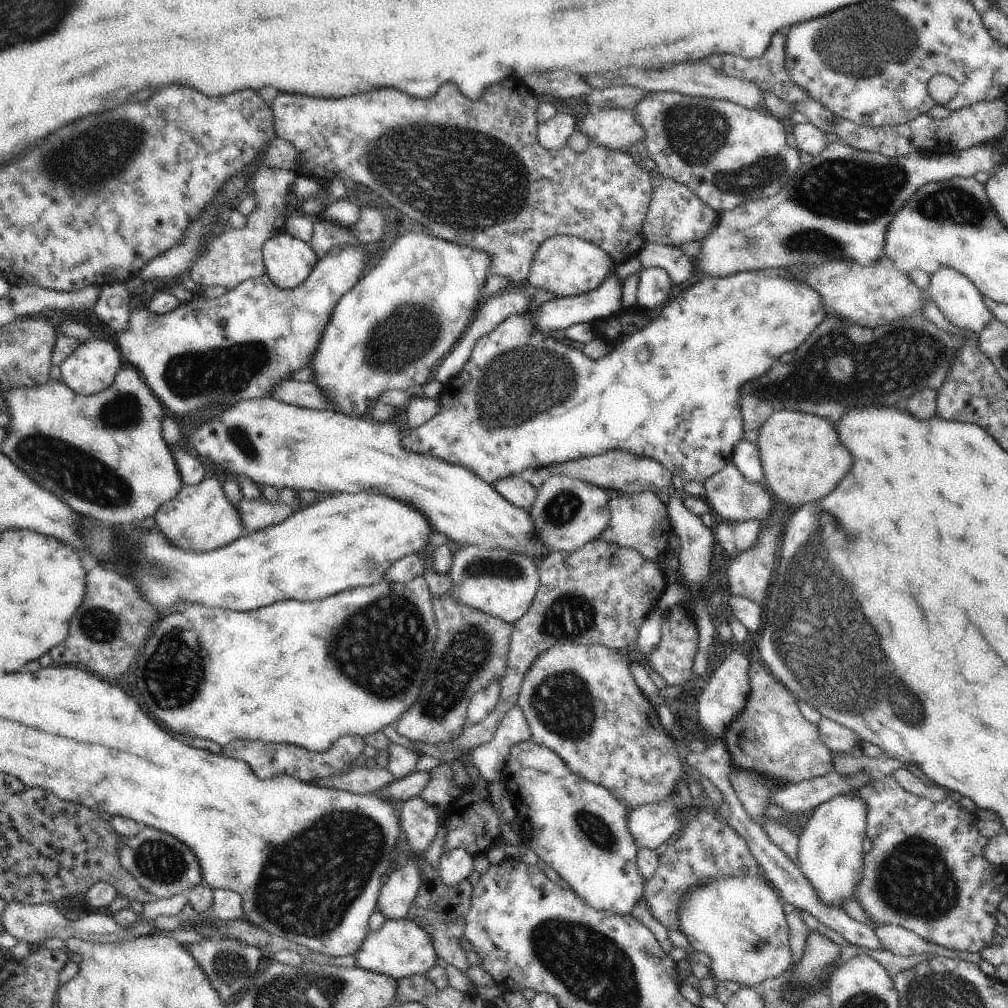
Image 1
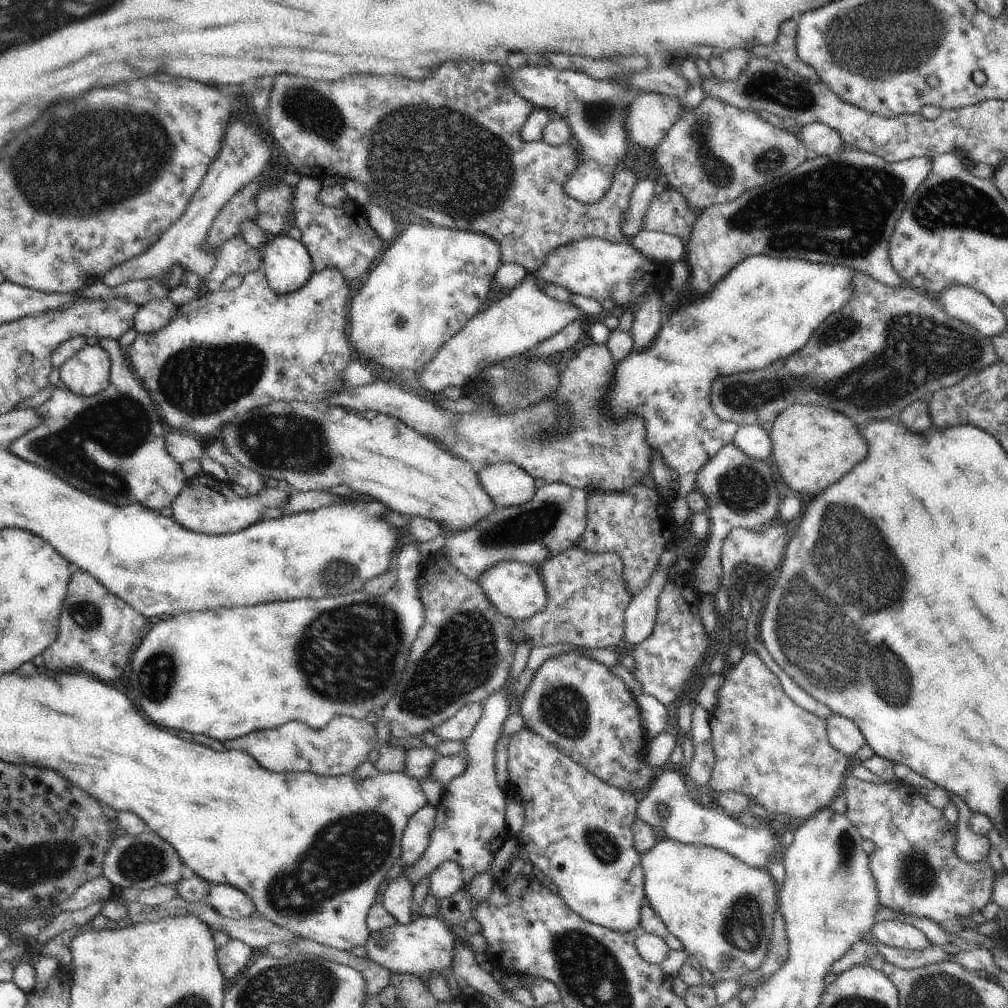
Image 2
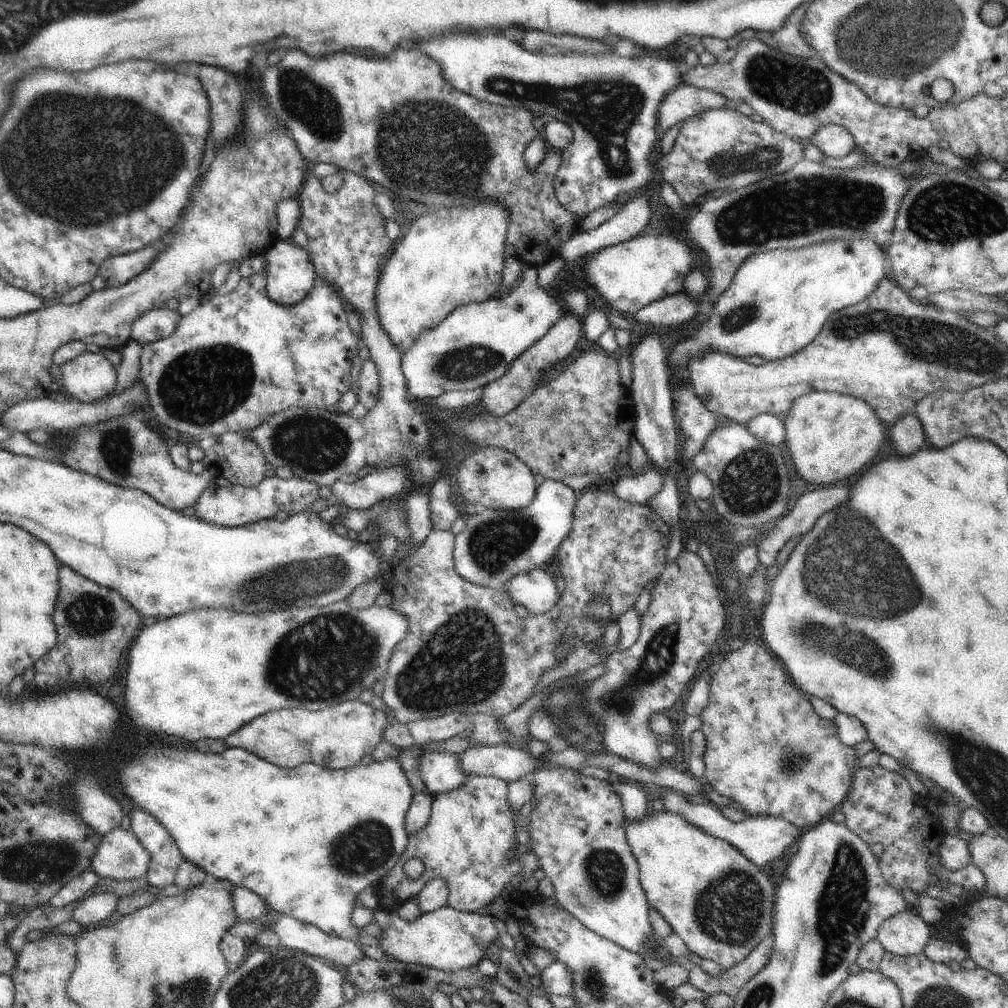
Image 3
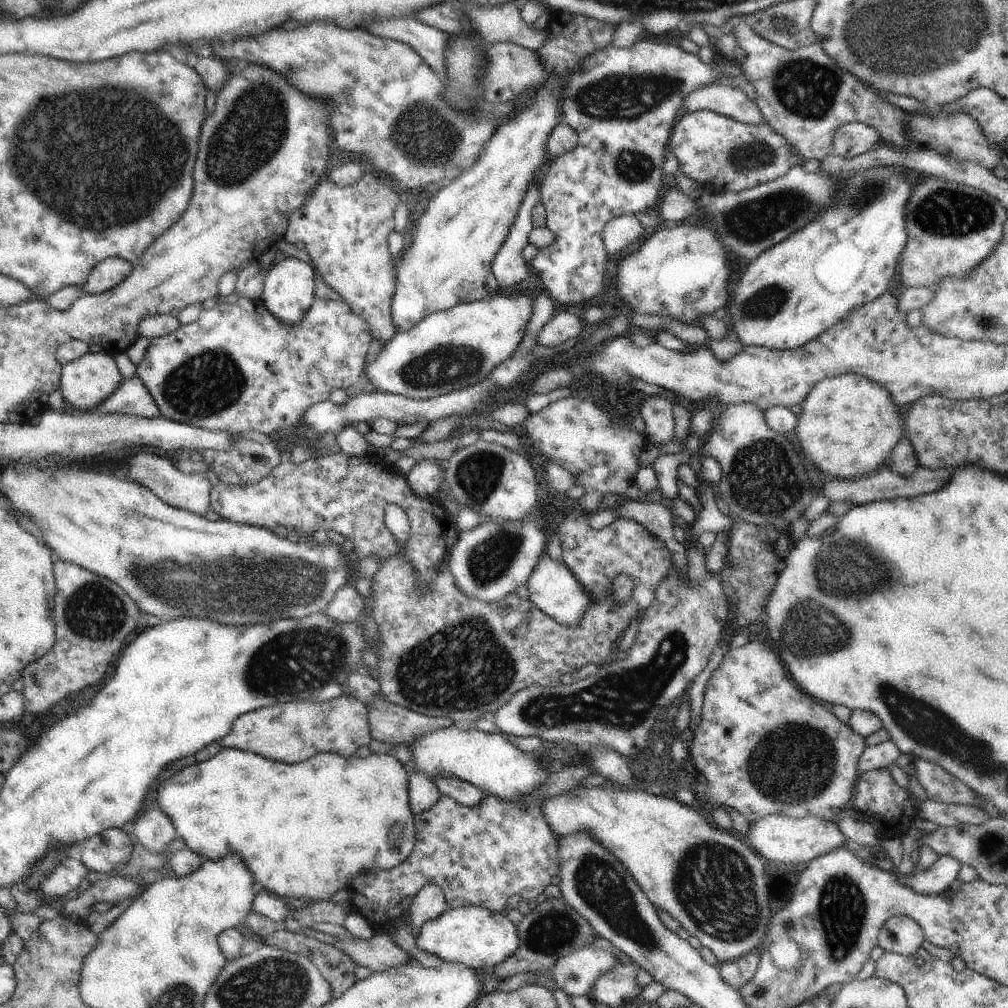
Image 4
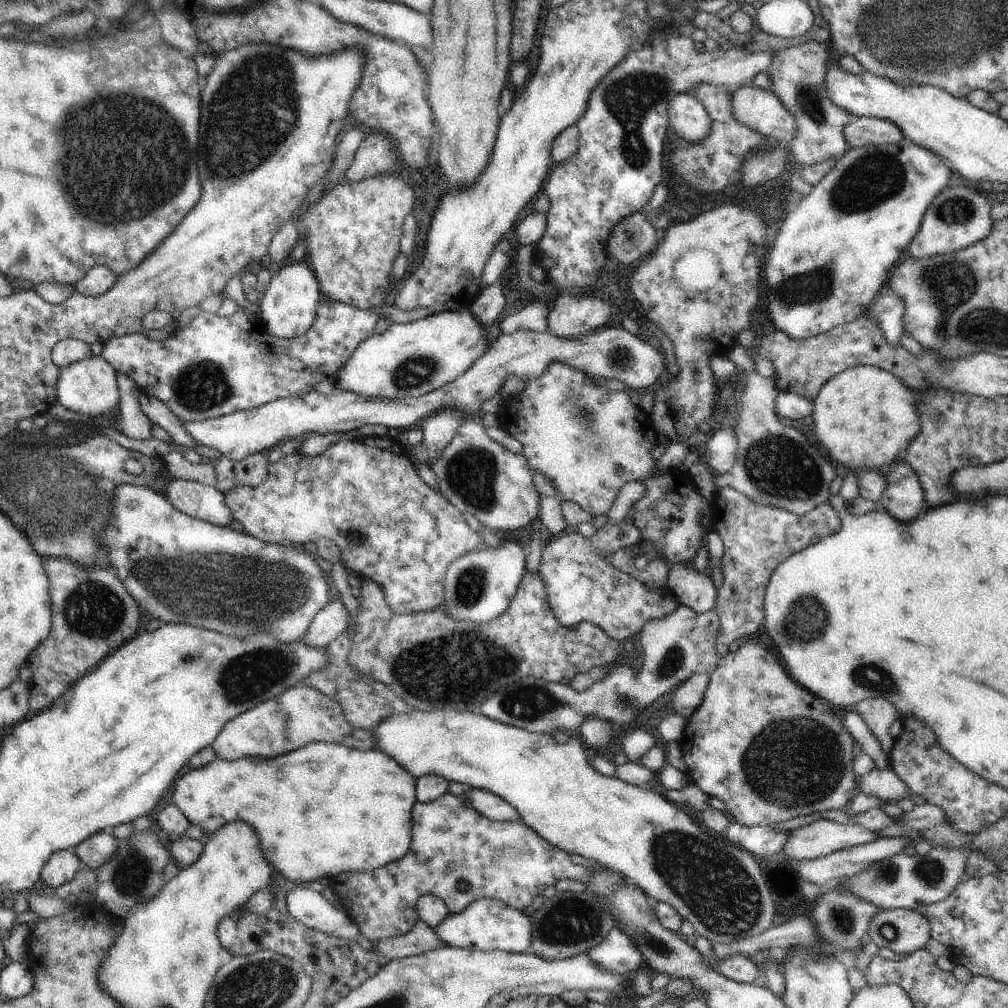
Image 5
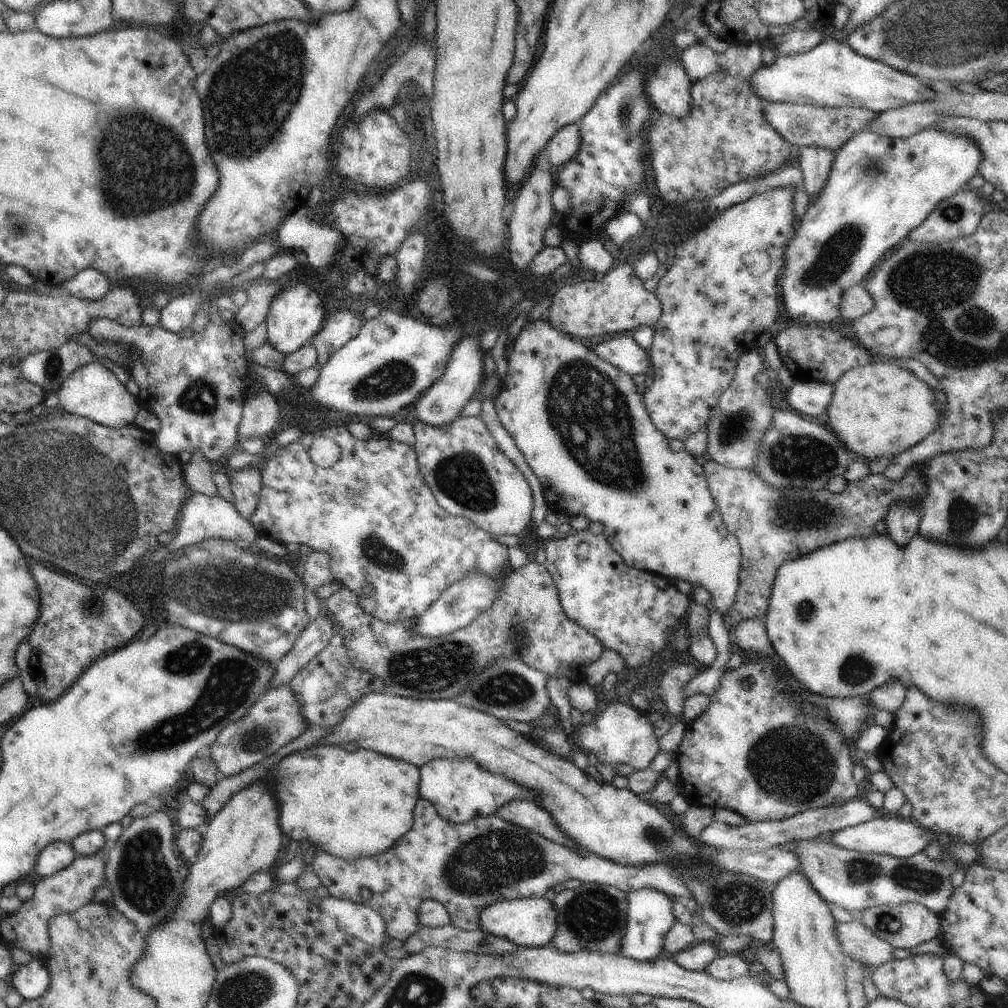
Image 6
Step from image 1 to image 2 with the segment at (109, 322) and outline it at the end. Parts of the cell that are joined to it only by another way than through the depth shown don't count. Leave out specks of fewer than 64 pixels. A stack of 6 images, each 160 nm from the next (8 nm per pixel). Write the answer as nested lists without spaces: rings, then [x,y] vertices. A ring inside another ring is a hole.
[[[239,114],[229,125],[217,157],[207,170],[200,188],[191,198],[188,208],[173,224],[168,232],[163,234],[144,254],[130,259],[128,262],[116,265],[103,278],[103,283],[113,289],[133,280],[162,279],[172,268],[179,264],[187,273],[192,273],[203,279],[213,269],[216,257],[205,249],[205,240],[213,225],[214,219],[220,211],[240,192],[247,184],[263,174],[276,156],[272,148],[258,136],[257,127],[248,125]]]

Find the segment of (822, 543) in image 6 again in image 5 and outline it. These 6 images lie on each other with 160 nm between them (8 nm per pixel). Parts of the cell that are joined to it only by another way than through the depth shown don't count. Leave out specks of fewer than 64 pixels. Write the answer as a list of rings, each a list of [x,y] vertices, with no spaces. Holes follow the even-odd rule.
[[[732,487],[717,490],[710,508],[712,530],[717,532],[724,545],[721,570],[723,584],[717,590],[714,610],[718,613],[721,627],[715,640],[720,658],[730,650],[728,646],[758,630],[765,619],[764,597],[768,581],[775,568],[789,556],[804,550],[814,536],[825,539],[840,530],[840,517],[826,501],[804,516],[776,507],[760,507],[750,497]]]

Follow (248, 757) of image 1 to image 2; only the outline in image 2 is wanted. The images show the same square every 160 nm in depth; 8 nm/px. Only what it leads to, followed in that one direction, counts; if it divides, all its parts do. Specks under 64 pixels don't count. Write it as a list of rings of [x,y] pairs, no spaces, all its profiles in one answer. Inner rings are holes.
[[[340,715],[334,717],[323,729],[316,730],[300,721],[290,721],[276,728],[276,730],[258,730],[248,733],[246,736],[238,737],[234,740],[224,741],[224,748],[232,750],[236,748],[242,752],[248,752],[258,760],[258,764],[270,772],[309,772],[320,776],[335,777],[352,774],[363,762],[368,760],[368,754],[374,748],[379,747],[377,741],[376,728],[366,720],[355,719]]]

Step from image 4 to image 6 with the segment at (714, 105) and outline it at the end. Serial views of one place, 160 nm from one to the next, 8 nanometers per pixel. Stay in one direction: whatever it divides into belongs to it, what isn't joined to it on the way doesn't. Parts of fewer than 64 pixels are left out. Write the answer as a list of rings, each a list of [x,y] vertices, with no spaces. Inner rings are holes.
[[[764,101],[764,104],[764,118],[791,145],[803,147],[819,146],[835,152],[880,114],[868,109],[848,107],[814,107],[809,104],[777,103],[776,101]]]

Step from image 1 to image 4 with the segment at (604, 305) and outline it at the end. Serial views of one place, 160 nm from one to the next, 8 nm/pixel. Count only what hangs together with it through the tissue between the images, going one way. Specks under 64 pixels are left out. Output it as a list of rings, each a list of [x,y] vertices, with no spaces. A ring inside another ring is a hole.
[[[493,295],[473,303],[457,304],[447,311],[429,314],[414,328],[402,333],[396,332],[392,340],[379,351],[375,360],[366,367],[367,377],[373,382],[376,391],[404,395],[419,401],[471,387],[486,379],[495,367],[516,352],[524,340],[534,309],[535,302],[530,296],[506,298],[506,296]]]

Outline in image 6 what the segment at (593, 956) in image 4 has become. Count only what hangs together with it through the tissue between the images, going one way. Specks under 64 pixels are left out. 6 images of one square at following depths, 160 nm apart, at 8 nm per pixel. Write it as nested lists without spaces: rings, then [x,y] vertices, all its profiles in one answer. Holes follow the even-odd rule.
[[[641,888],[627,894],[627,925],[620,941],[619,955],[637,961],[654,961],[663,950],[663,940],[675,923],[672,912],[674,899],[653,888]]]

